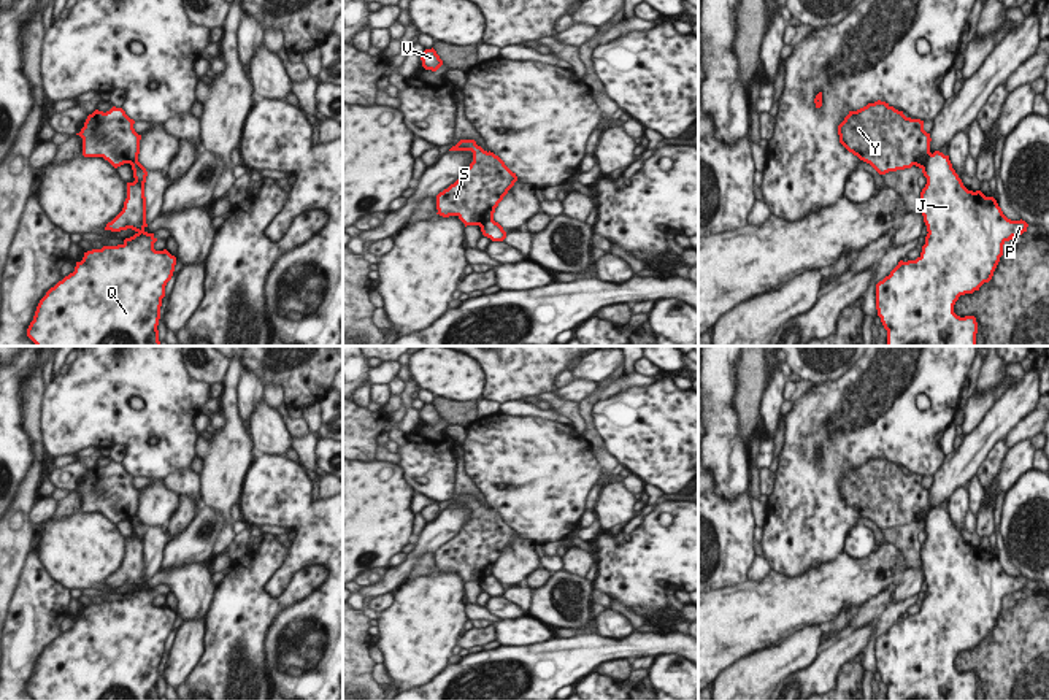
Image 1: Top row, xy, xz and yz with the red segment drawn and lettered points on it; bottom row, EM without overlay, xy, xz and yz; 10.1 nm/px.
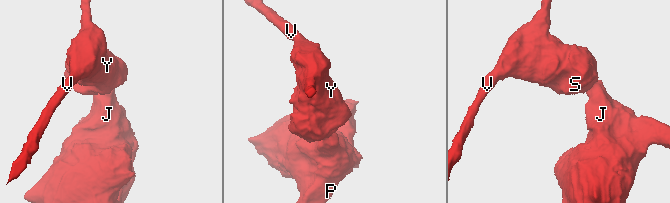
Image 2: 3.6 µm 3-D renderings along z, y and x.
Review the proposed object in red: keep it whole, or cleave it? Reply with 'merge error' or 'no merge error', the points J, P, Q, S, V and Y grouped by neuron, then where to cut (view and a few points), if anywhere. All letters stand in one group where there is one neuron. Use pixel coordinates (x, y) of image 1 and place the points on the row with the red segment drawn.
merge error; J P Q / S V Y; cut in yz along (930, 153), (922, 169)

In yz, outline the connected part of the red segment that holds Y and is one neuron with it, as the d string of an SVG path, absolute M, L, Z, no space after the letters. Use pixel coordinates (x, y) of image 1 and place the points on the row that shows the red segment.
M886 102L868 103L866 106L849 111L838 125L840 143L860 160L870 163L879 175L911 168L924 168L930 152L930 133L924 130L924 121L911 119L903 111L895 110Z

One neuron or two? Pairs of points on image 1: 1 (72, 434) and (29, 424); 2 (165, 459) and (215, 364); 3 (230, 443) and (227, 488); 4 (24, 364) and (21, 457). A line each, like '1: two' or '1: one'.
1: two
2: two
3: one
4: one

